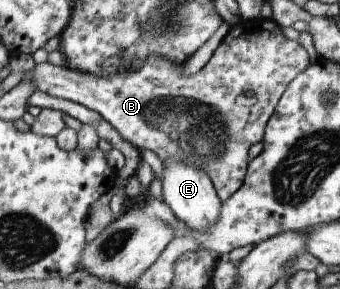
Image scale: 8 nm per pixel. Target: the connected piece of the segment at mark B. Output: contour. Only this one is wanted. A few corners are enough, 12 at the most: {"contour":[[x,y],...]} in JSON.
{"contour":[[242,20],[196,74],[160,55],[92,75],[50,63],[37,91],[98,113],[163,163],[246,182],[308,53]]}

